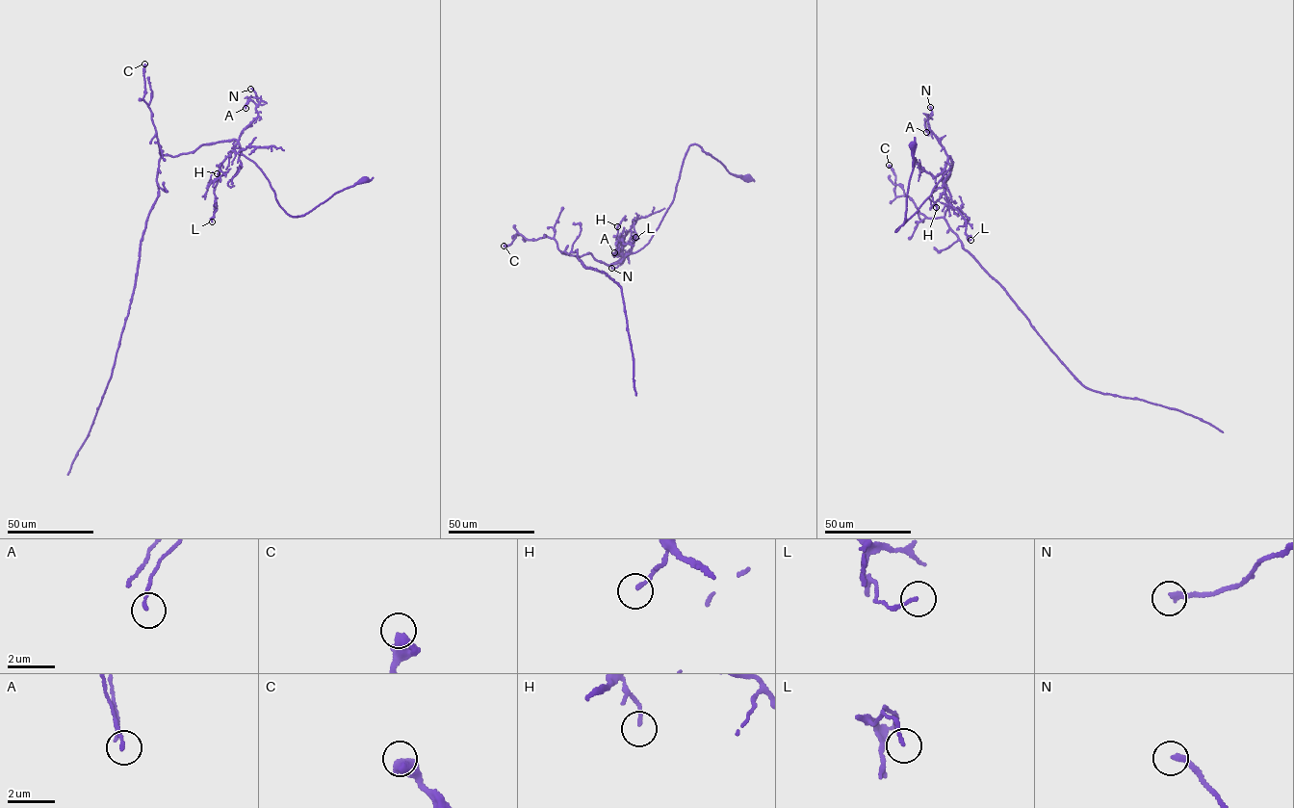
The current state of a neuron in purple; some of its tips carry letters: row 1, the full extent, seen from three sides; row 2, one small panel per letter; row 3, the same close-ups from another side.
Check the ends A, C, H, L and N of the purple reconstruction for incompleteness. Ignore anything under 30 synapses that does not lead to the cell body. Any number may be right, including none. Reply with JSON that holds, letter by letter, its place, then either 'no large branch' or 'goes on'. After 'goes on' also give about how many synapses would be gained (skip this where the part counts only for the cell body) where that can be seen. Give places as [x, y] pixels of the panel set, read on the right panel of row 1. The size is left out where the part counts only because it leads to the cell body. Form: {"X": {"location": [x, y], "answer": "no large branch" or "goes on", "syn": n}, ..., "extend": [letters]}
{"A": {"location": [926, 132], "answer": "no large branch"}, "C": {"location": [889, 165], "answer": "no large branch"}, "H": {"location": [936, 207], "answer": "no large branch"}, "L": {"location": [970, 240], "answer": "no large branch"}, "N": {"location": [930, 107], "answer": "no large branch"}, "extend": []}

